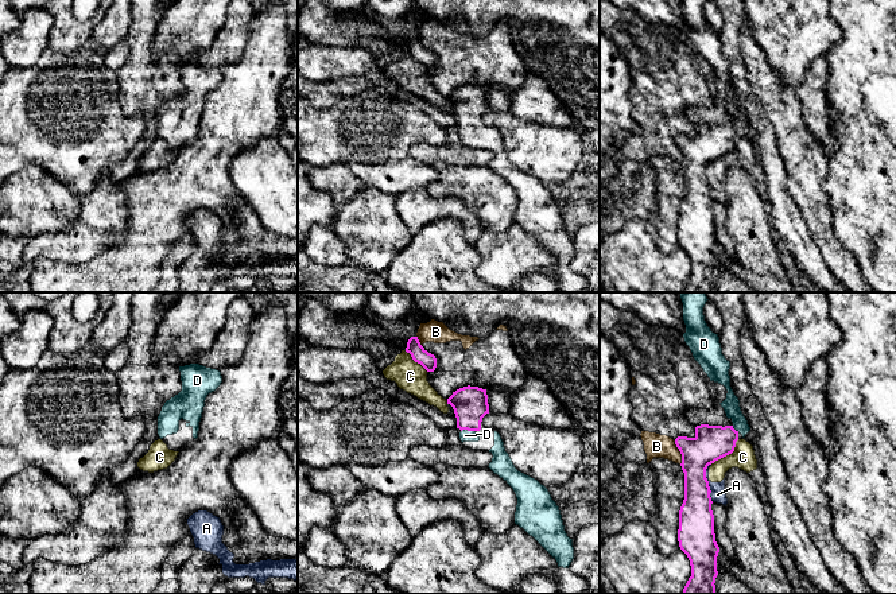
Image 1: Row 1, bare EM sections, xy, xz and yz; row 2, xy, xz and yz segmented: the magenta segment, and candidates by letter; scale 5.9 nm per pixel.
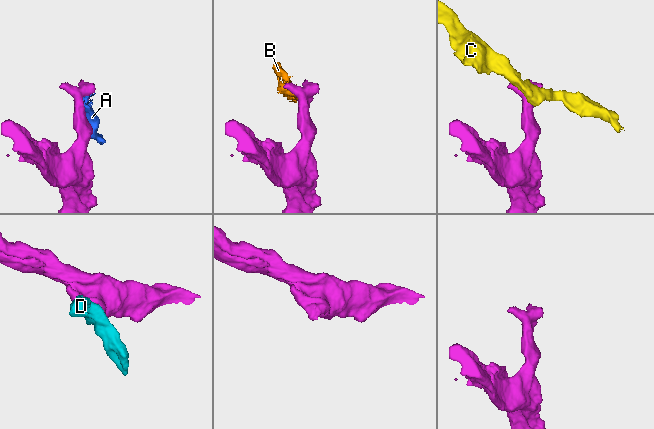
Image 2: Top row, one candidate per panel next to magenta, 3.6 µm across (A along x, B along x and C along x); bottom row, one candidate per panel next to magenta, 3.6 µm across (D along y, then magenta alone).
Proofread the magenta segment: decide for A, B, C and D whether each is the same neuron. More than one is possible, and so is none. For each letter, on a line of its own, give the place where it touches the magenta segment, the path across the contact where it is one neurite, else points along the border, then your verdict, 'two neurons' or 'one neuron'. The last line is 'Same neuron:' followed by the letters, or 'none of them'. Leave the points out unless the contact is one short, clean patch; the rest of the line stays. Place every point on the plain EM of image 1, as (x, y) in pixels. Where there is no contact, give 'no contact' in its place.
A: contact yz (708, 181); two neurons
B: contact yz (681, 151); two neurons
C: contact yz (726, 152); two neurons
D: contact xz (468, 128); way xz (470, 103), (468, 128), (465, 134); one neuron
Same neuron: D

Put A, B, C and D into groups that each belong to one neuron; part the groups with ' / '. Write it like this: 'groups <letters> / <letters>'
groups A C / B / D

